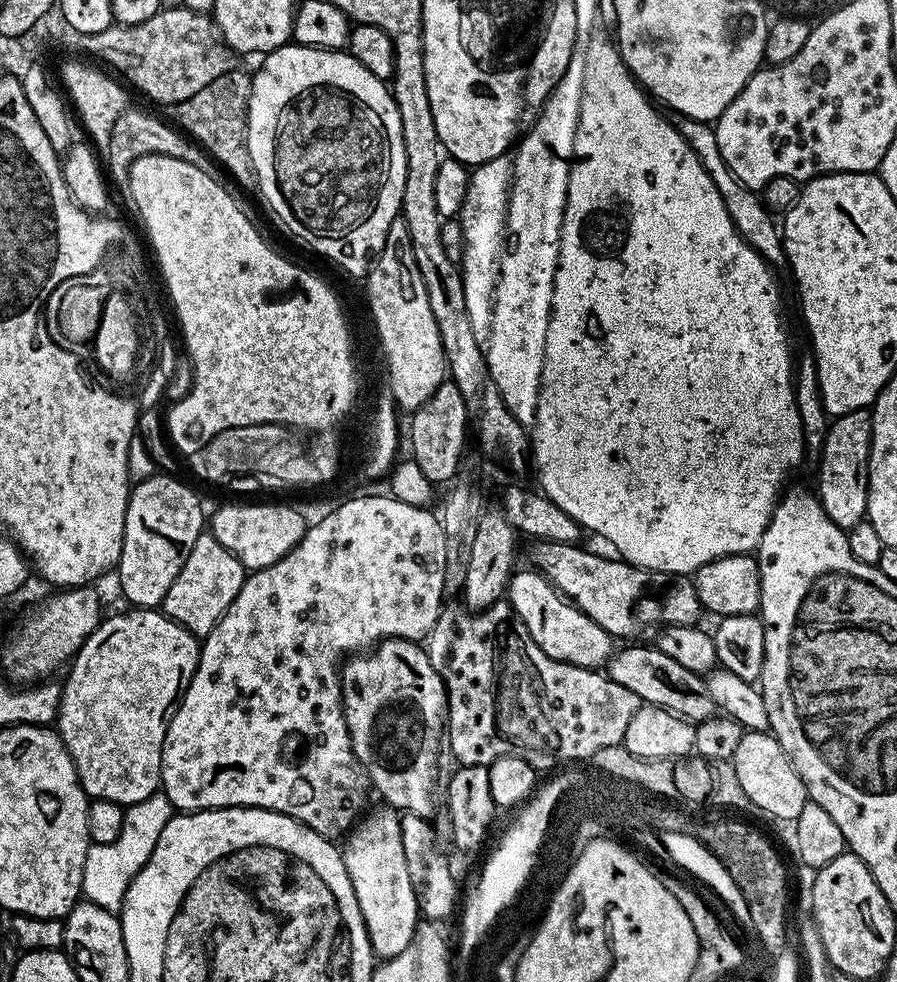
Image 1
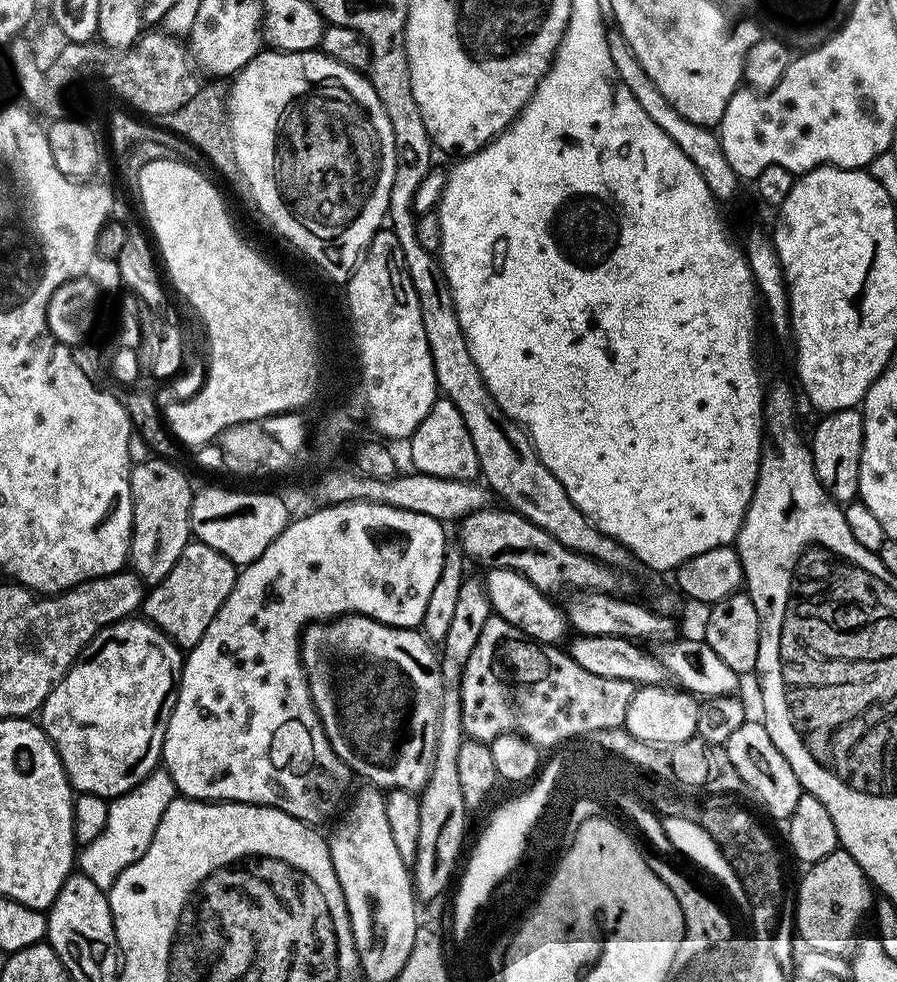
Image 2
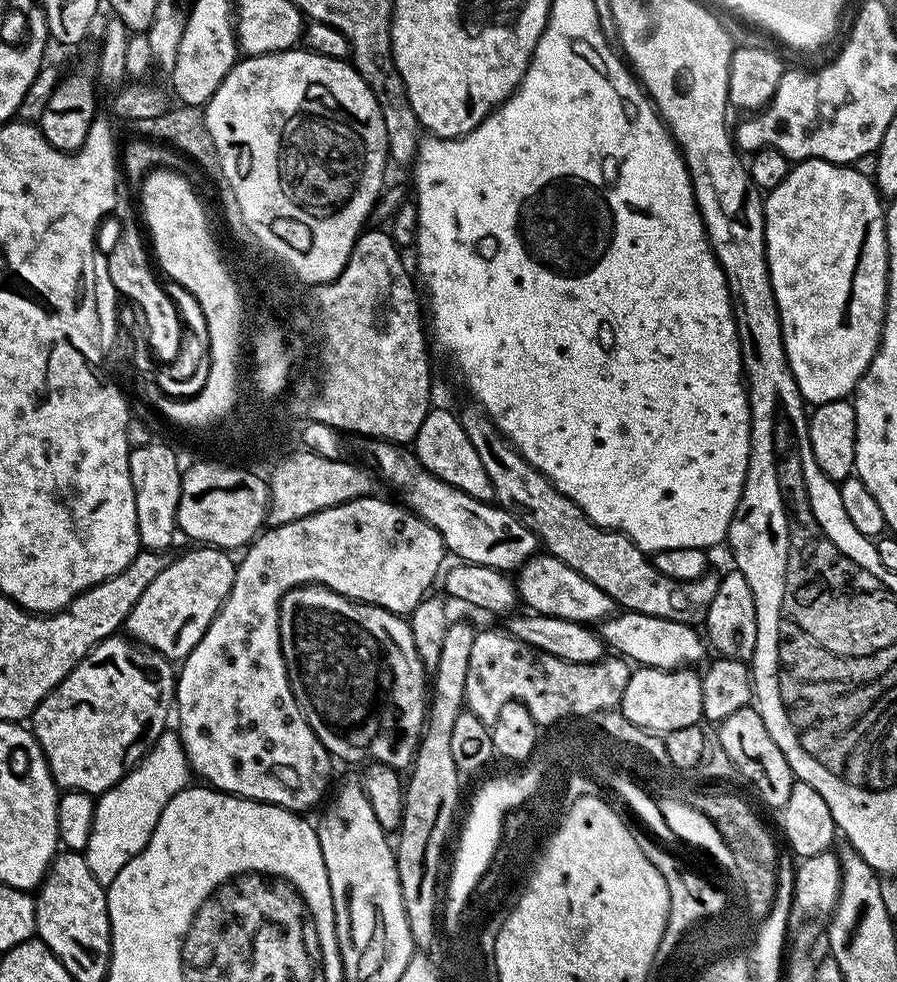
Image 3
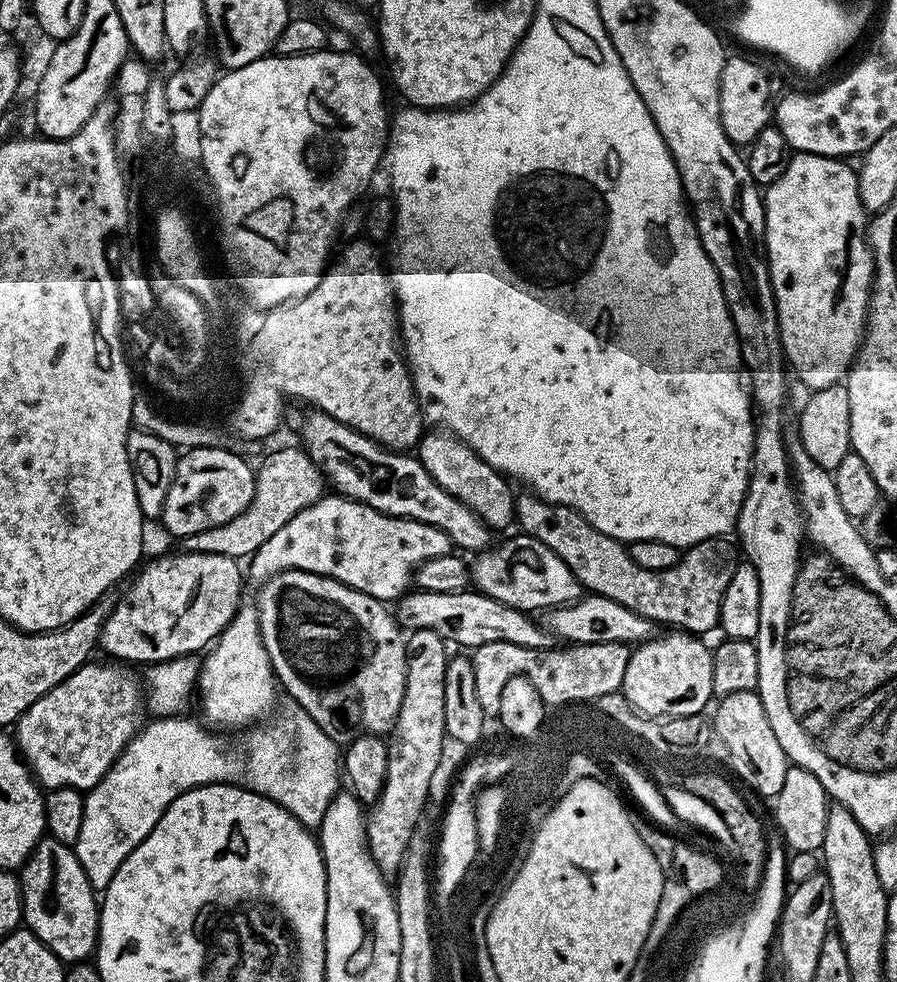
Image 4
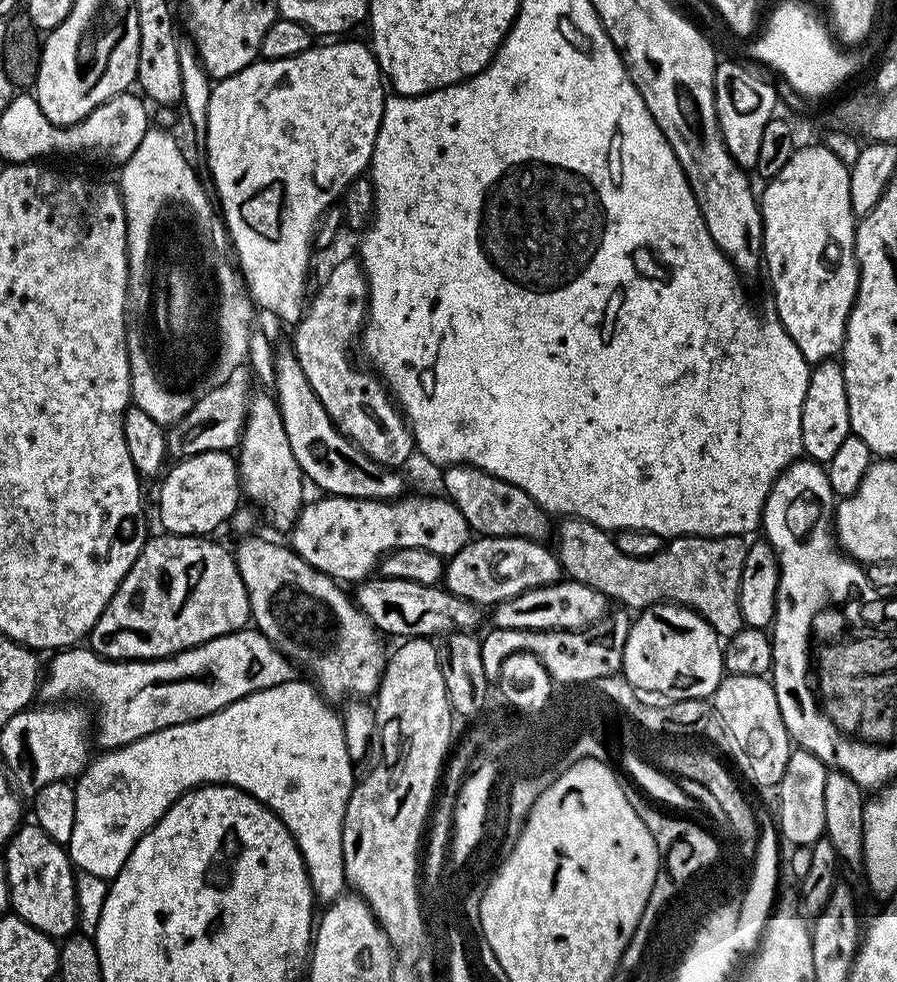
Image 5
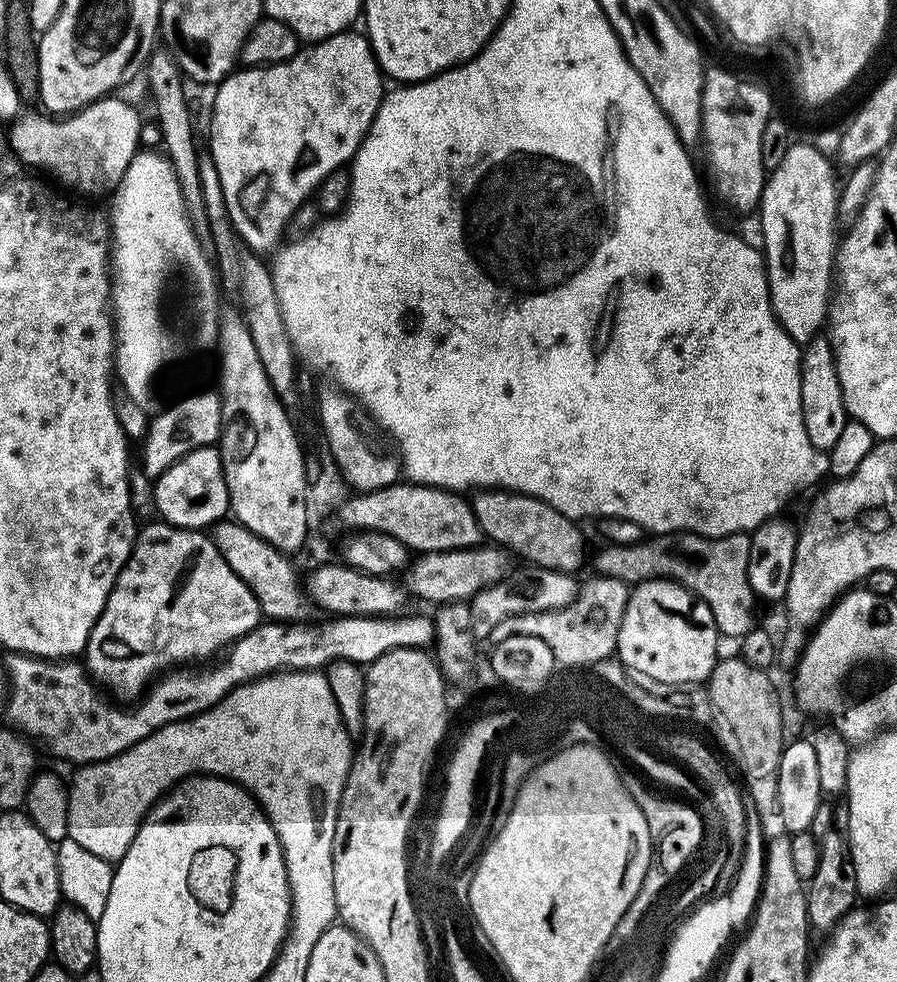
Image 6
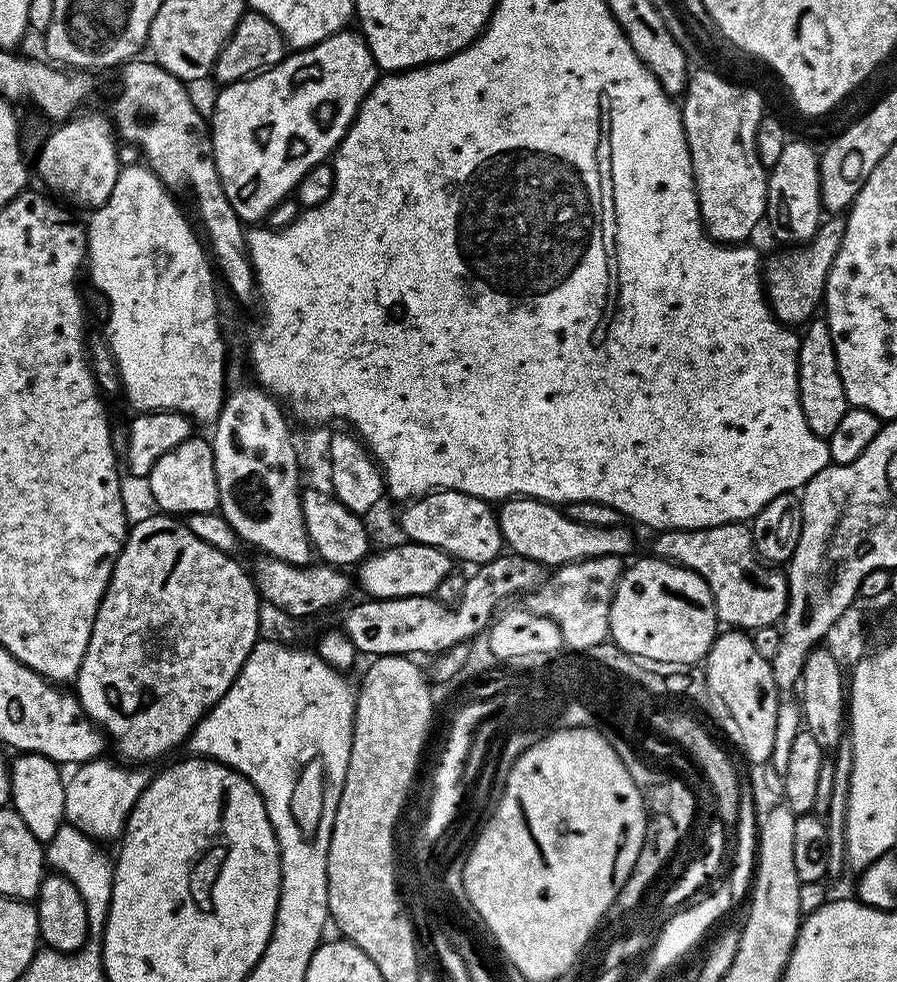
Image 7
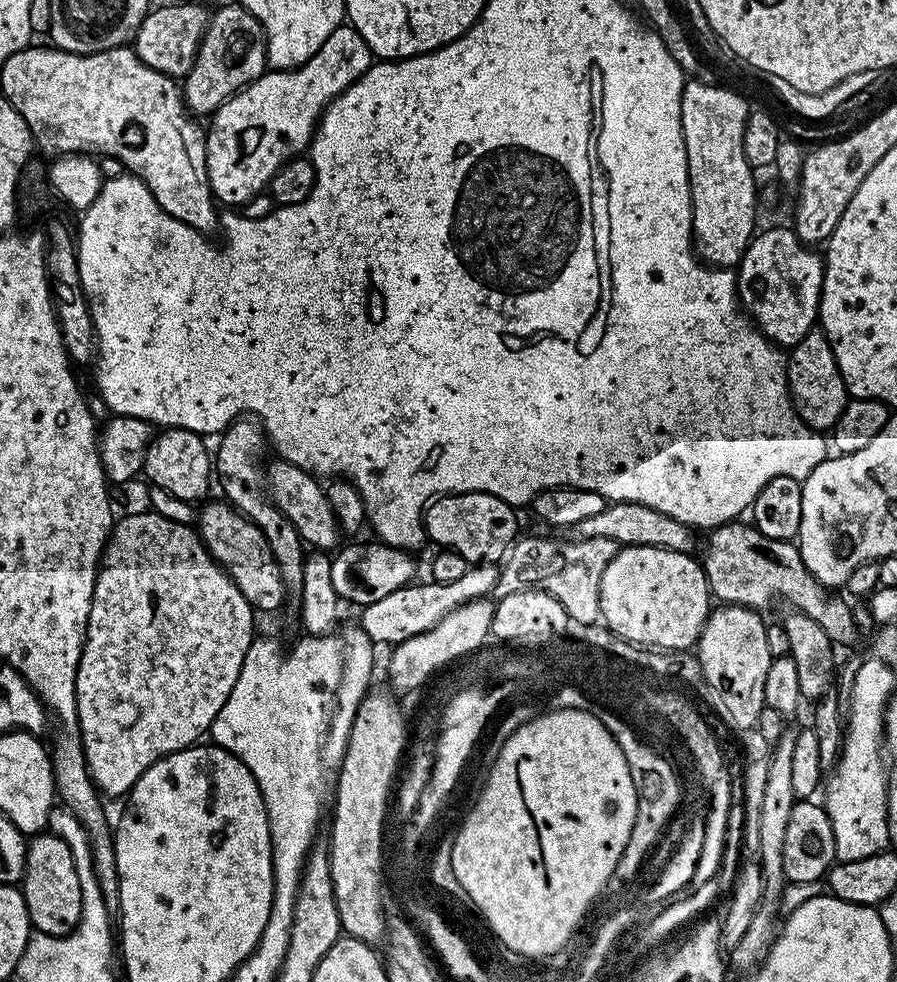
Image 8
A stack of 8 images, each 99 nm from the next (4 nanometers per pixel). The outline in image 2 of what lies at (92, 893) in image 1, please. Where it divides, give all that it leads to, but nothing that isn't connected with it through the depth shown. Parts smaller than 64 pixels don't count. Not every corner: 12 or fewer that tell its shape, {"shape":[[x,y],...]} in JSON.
{"shape":[[151,772],[108,805],[78,868],[107,890],[150,846],[178,793]]}

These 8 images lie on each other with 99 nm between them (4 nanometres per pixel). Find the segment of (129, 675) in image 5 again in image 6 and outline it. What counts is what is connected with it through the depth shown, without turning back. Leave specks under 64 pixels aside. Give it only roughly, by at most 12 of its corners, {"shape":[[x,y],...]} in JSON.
{"shape":[[429,617],[261,622],[224,664],[161,675],[133,712],[83,663],[8,654],[7,723],[72,766],[235,688],[434,640]]}

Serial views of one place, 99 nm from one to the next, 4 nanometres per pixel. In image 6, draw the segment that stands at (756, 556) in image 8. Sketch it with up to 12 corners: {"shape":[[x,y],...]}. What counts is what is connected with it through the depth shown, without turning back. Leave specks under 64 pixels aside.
{"shape":[[747,532],[604,547],[597,573],[657,578],[710,606],[721,637],[757,623]]}

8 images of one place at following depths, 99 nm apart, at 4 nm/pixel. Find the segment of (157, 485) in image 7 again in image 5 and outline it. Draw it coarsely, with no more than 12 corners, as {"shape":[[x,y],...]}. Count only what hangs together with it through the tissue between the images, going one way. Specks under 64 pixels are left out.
{"shape":[[231,451],[167,469],[160,524],[207,537],[242,504]]}

